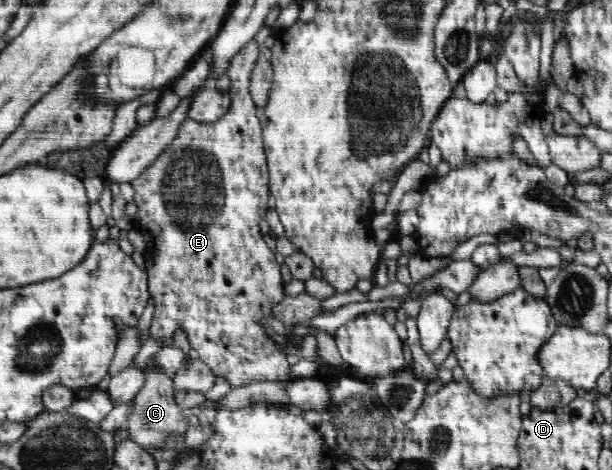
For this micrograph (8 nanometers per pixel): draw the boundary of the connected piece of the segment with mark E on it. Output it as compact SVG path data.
M249 40L241 52L229 62L230 110L218 121L201 123L187 118L169 148L157 156L153 164L133 180L133 201L138 210L134 229L144 237L141 247L145 272L149 279L149 296L155 303L155 312L149 328L149 338L163 341L173 347L173 335L180 328L187 333L191 352L215 373L223 376L232 388L241 388L251 382L290 381L290 364L280 346L269 338L259 321L272 319L272 308L285 298L283 276L275 250L259 231L259 222L265 219L269 200L270 178L264 150L260 122L260 108L252 99L252 70L257 62L259 45Z

